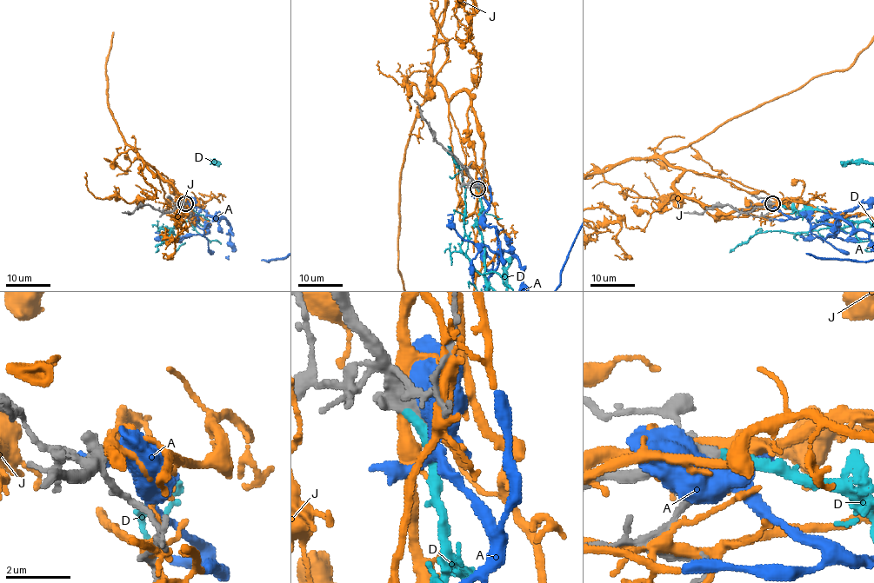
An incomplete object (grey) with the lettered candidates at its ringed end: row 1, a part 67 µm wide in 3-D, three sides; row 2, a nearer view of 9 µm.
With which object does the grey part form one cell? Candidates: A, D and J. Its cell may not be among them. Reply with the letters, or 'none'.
D

